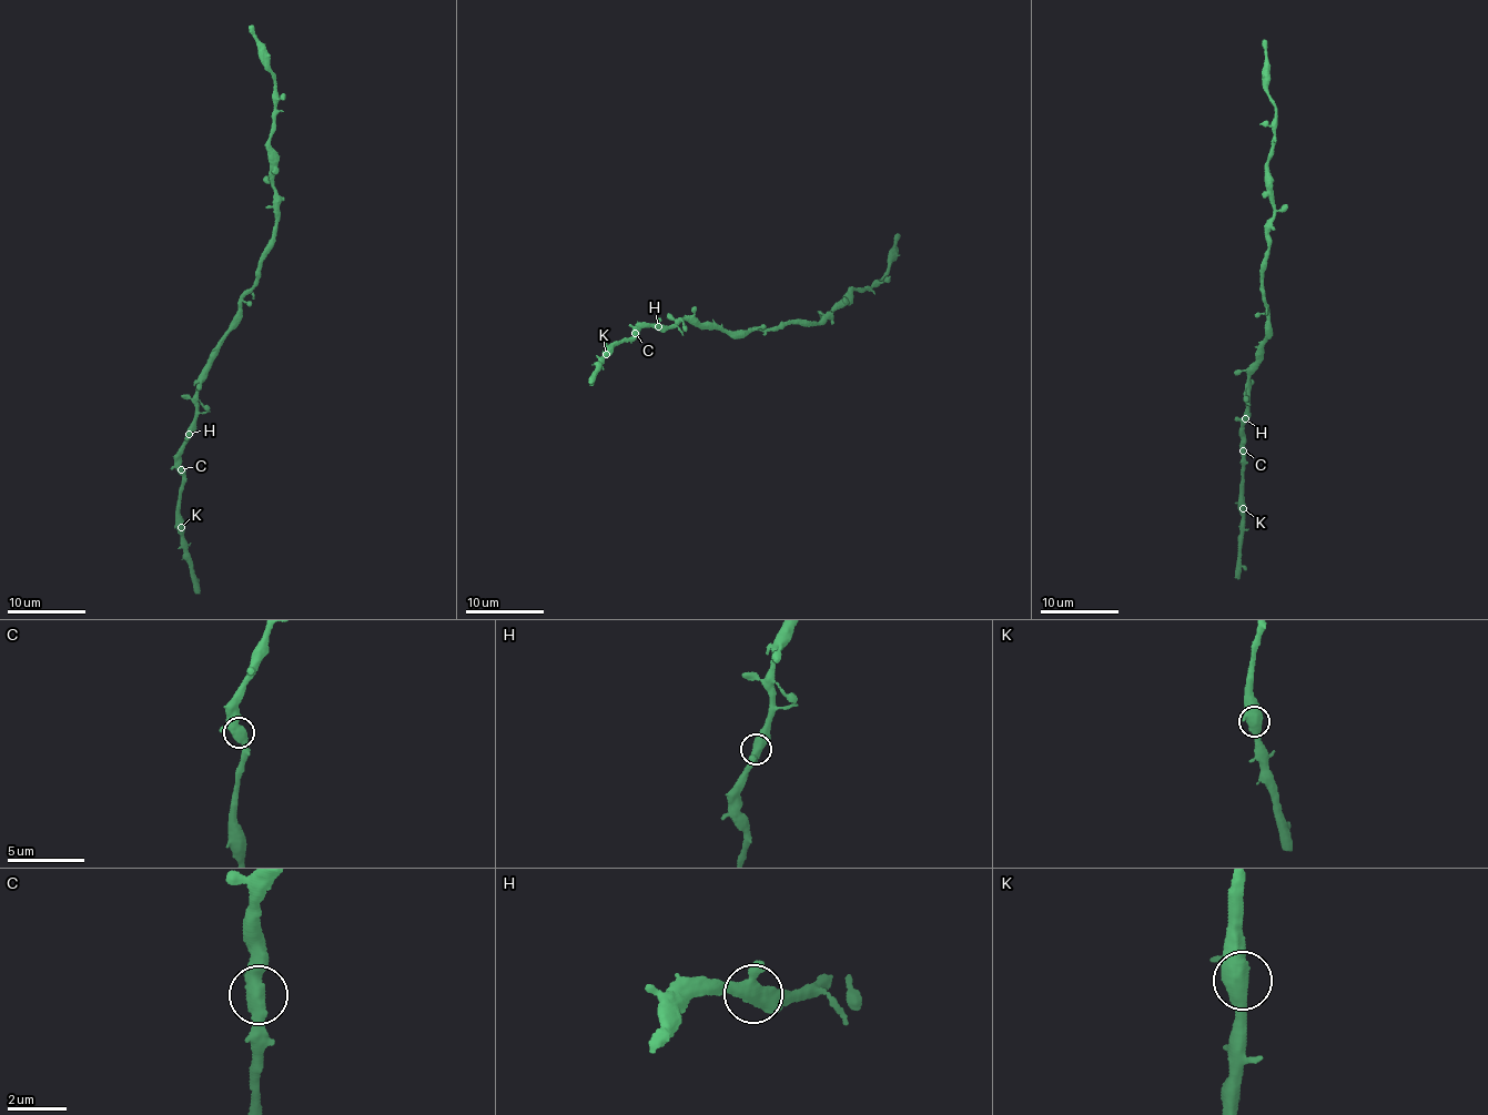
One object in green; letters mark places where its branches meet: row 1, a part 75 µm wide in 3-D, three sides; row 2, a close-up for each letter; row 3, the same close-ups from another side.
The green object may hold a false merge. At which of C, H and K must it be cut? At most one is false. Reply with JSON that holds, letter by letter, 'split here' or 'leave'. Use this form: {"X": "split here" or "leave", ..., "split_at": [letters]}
{"C": "leave", "H": "leave", "K": "leave", "split_at": []}

